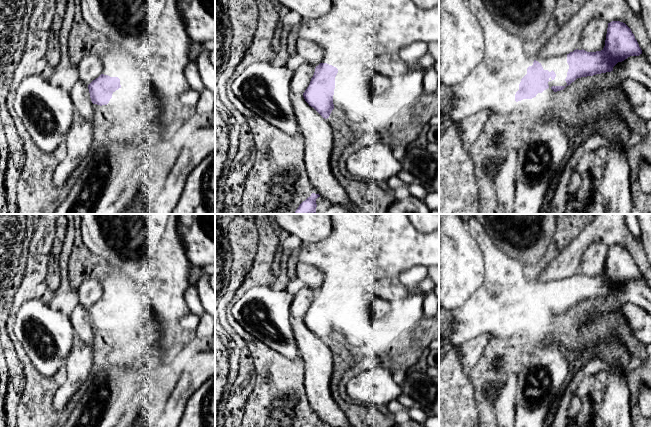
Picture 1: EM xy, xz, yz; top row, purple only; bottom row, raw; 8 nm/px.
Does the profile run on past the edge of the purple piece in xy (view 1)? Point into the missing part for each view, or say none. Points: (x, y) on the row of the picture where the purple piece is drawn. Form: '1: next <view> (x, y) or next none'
1: next xy (116, 62)

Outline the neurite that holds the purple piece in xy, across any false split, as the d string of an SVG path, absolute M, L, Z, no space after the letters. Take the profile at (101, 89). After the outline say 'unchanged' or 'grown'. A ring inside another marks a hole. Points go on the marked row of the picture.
M110 43L99 56L103 72L88 85L88 89L92 103L102 106L109 103L116 90L128 86L127 77L134 76L139 65L135 56L126 53L118 43Z | grown

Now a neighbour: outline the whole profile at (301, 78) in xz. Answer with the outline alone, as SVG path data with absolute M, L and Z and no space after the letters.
M306 62L300 65L291 79L291 93L303 94L305 92L314 75L315 68L315 66Z

